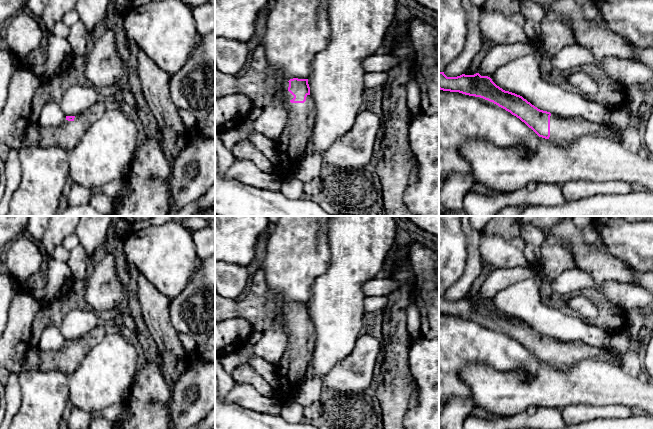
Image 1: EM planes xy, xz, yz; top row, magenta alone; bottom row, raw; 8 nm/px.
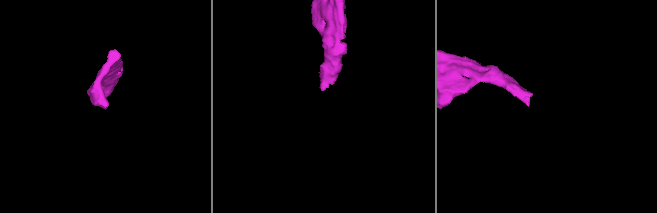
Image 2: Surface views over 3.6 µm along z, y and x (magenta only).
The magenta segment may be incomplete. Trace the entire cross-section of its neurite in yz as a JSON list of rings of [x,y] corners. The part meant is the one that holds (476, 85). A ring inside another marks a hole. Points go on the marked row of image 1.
[[[439,72],[439,89],[493,102],[519,118],[539,137],[549,139],[557,145],[566,146],[585,134],[619,137],[607,125],[596,124],[580,117],[562,118],[540,110],[522,96],[503,90],[490,77],[479,73],[447,77],[444,72]]]

